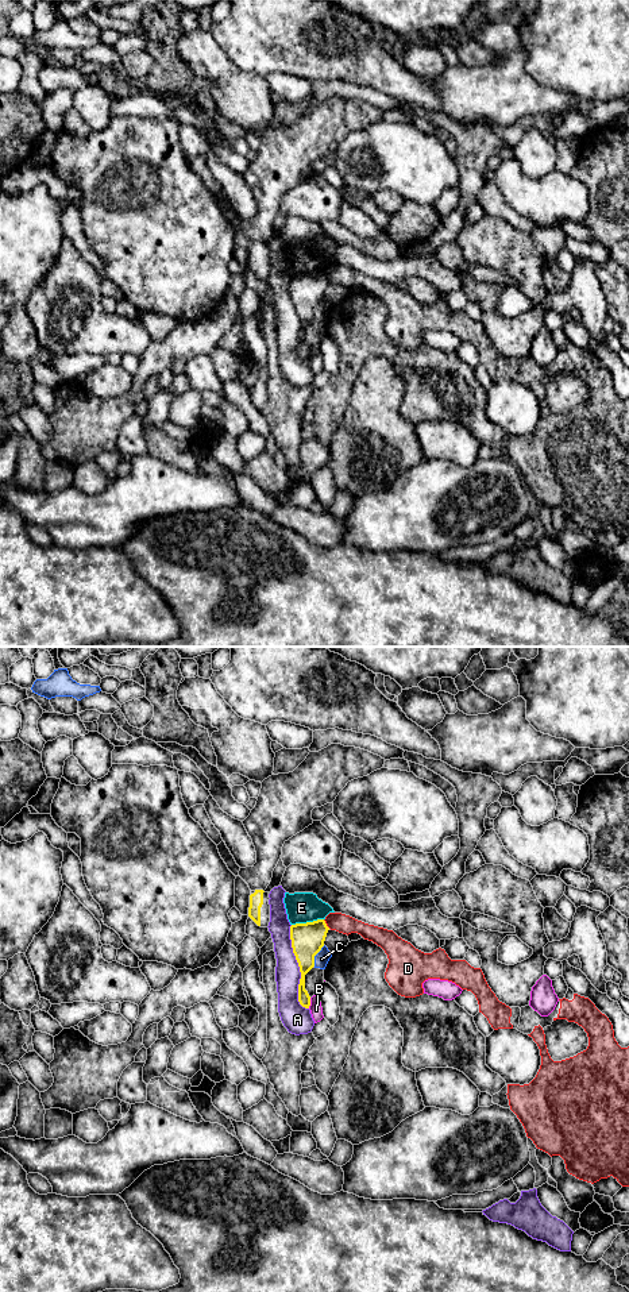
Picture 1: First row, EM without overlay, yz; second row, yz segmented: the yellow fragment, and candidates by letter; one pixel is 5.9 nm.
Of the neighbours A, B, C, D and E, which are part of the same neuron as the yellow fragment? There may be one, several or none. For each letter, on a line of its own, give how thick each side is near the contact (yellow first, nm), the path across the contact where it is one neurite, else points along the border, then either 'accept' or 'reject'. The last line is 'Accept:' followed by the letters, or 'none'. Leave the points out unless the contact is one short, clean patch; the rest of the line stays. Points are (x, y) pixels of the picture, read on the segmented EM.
A: 190 nm thick on the yellow side, 150 nm on the other; reject
B: 100 nm thick on the yellow side, 80 nm on the other; reject
C: 190 nm thick on the yellow side, 90 nm on the other; reject
D: 190 nm thick on the yellow side, 110 nm on the other; border along yz (323, 920), (330, 928); reject
E: 190 nm thick on the yellow side, 190 nm on the other; reject
Accept: none

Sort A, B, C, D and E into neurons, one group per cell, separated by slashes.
A / B / C / D / E

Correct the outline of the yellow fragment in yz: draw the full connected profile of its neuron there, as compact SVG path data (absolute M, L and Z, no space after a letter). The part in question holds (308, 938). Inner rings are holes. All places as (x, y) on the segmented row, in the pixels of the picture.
M324 919L290 926L292 948L301 972L298 1002L305 1008L310 1006L310 996L305 990L305 975L314 967L314 956L324 946L328 930Z

